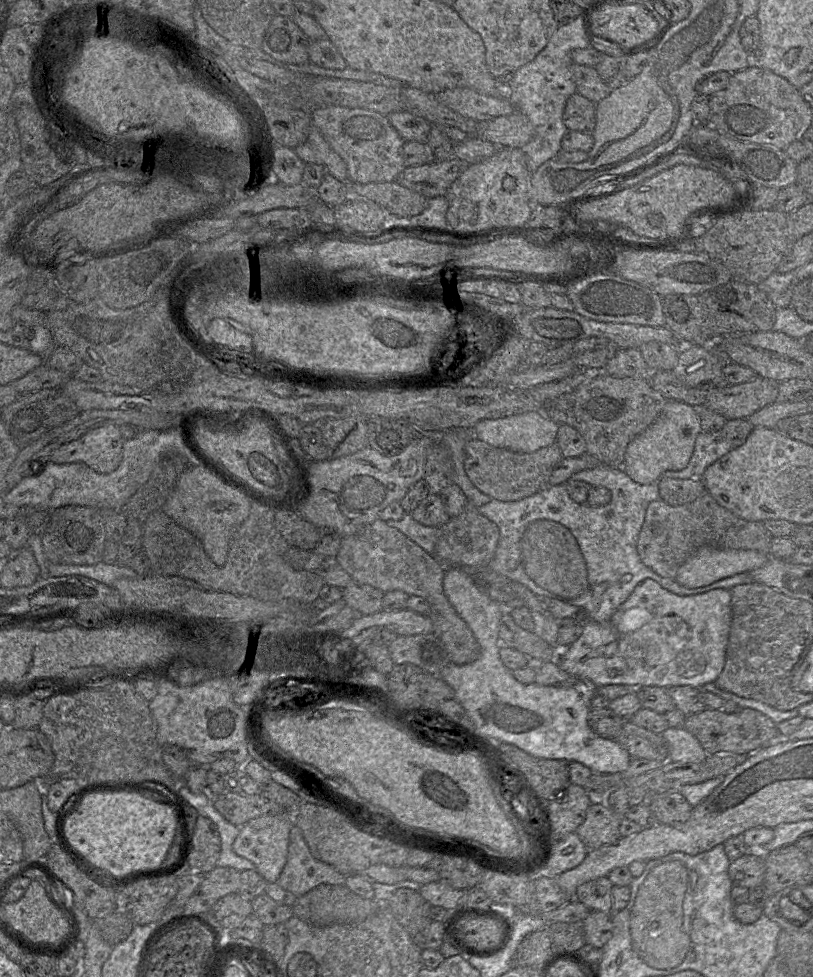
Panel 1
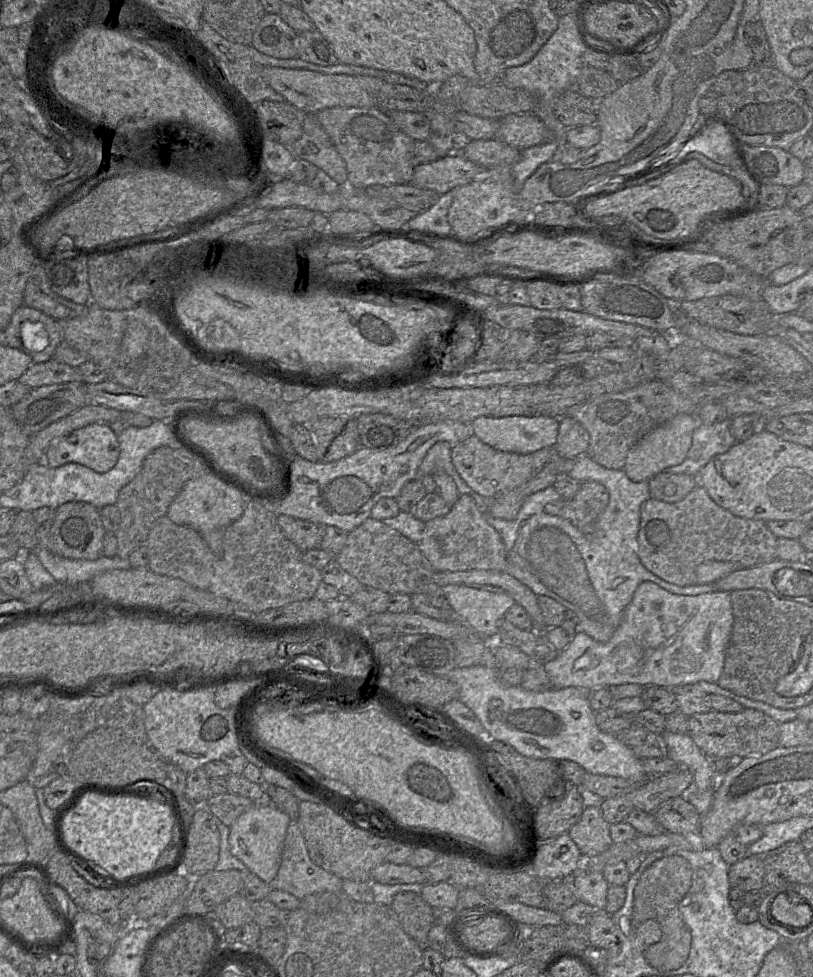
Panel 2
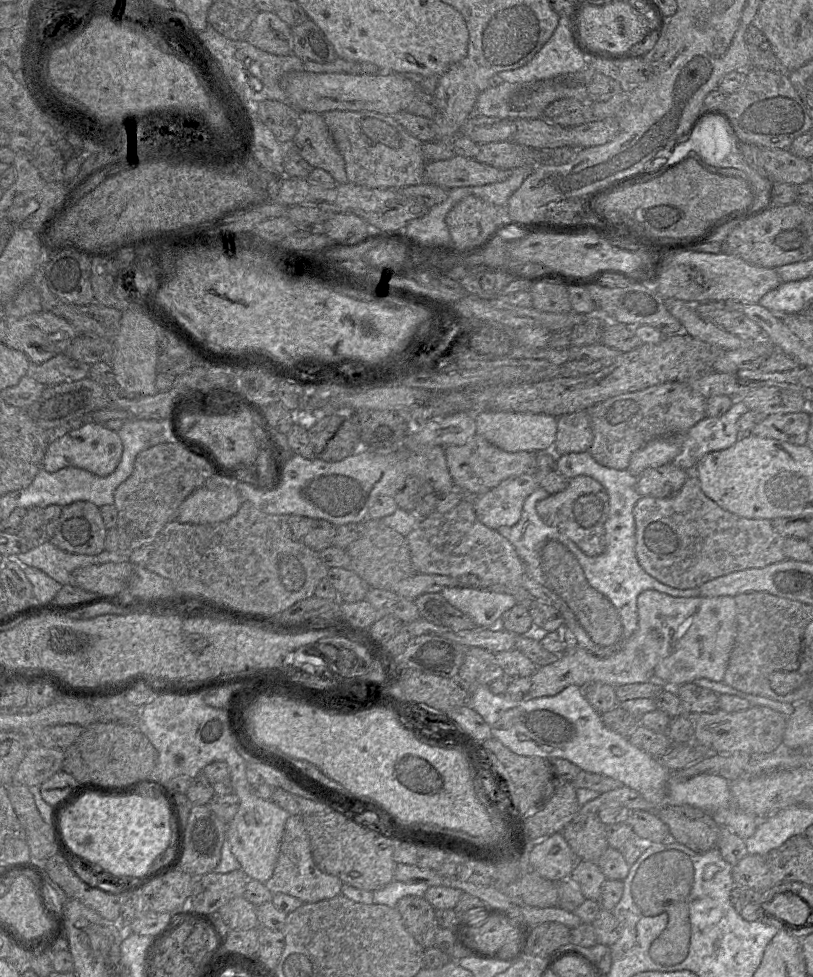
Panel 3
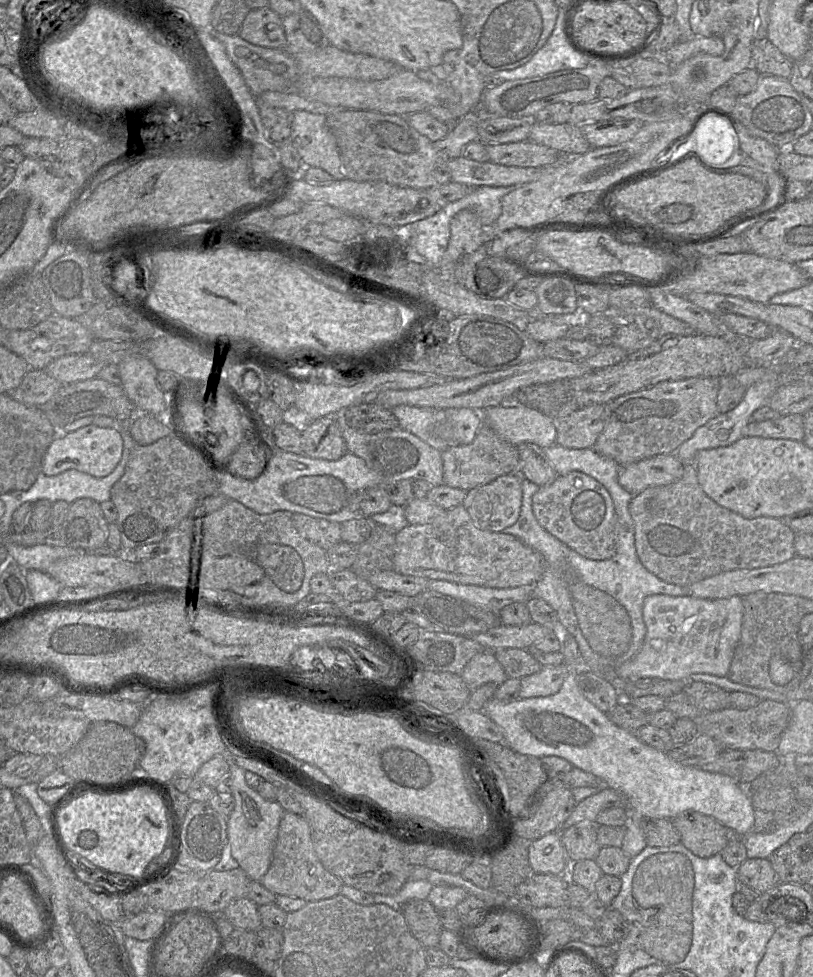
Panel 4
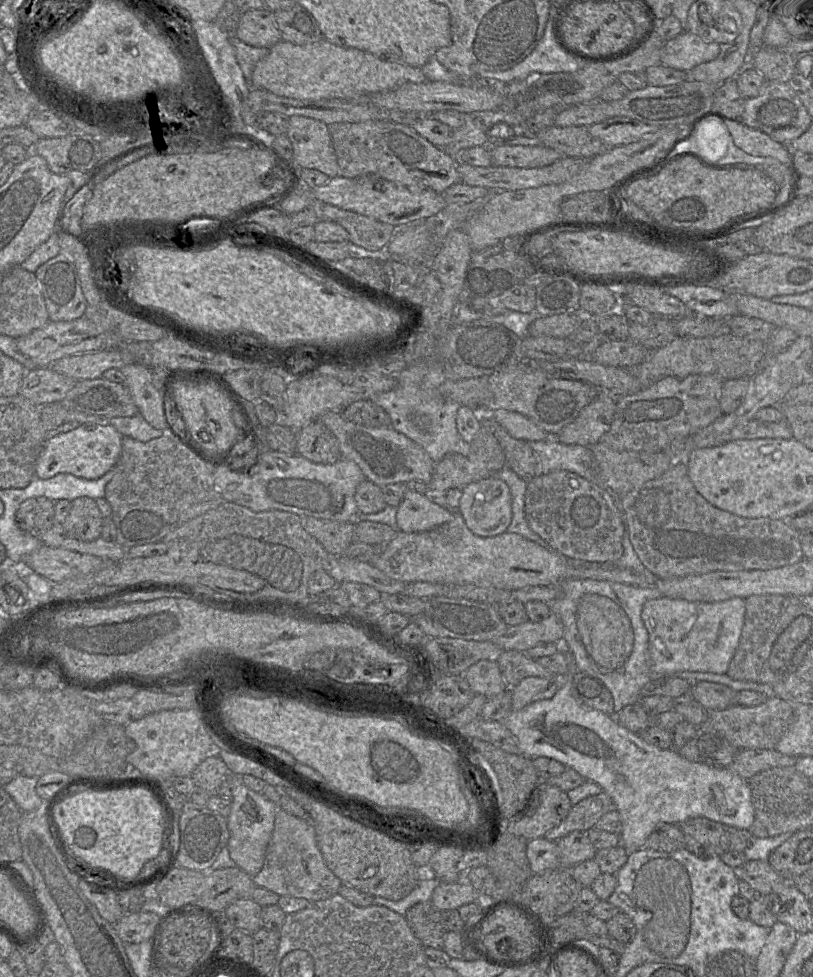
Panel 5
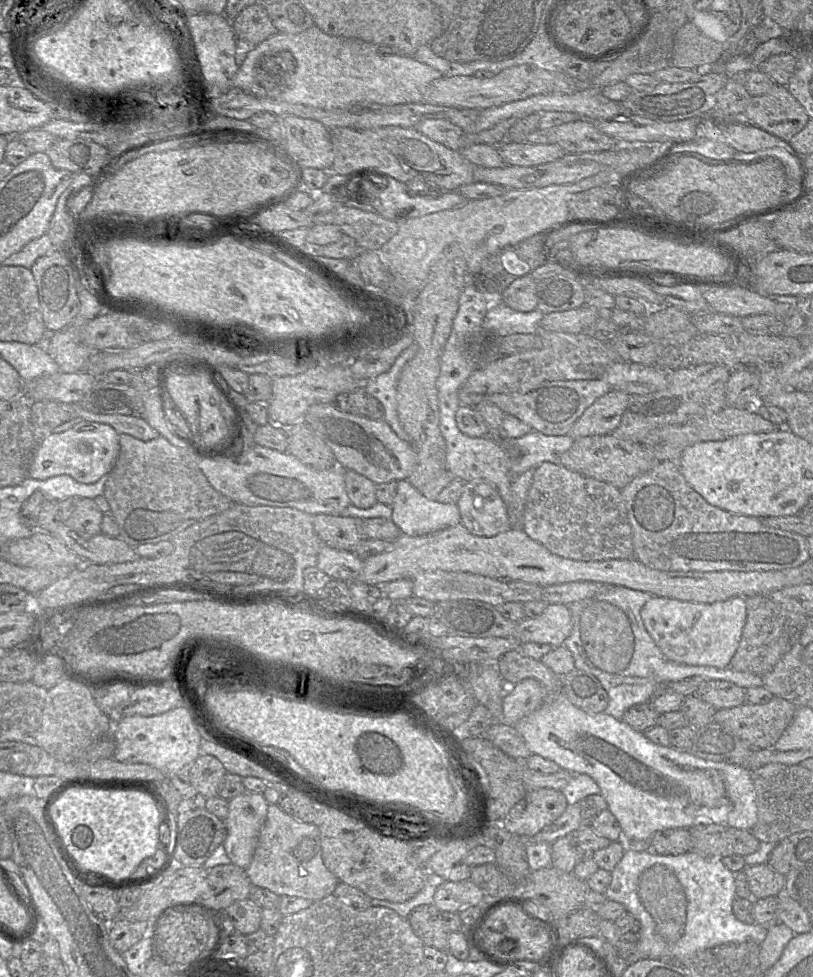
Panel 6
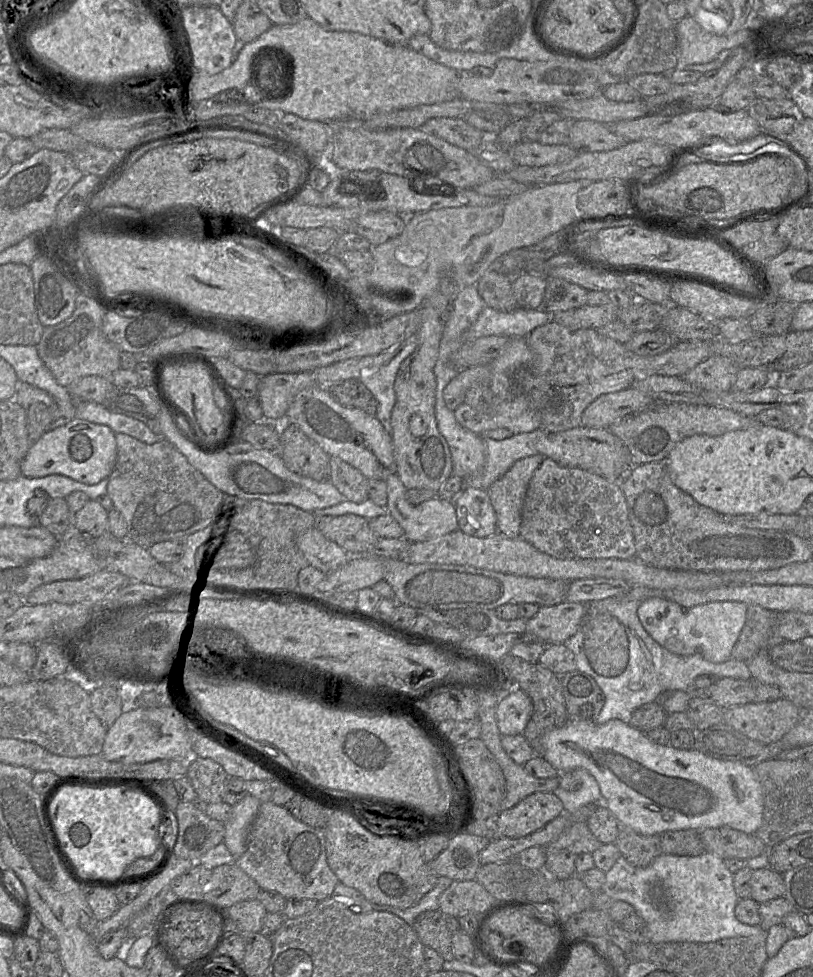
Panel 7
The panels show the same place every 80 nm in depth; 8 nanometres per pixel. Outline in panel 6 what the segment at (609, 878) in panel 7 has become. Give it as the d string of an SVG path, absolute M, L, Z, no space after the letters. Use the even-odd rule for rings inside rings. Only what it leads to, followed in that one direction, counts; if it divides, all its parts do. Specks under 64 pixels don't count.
M626 849L620 862L611 872L612 880L605 892L607 900L612 900L623 904L627 912L632 914L641 924L641 936L637 942L641 959L668 959L668 958L683 958L685 955L690 955L695 951L711 948L728 942L745 942L753 941L761 944L766 935L767 929L754 924L745 924L739 921L733 914L733 901L736 898L735 894L735 874L727 869L722 860L718 857L703 857L694 851L689 851L681 855L659 855L651 850L635 850Z

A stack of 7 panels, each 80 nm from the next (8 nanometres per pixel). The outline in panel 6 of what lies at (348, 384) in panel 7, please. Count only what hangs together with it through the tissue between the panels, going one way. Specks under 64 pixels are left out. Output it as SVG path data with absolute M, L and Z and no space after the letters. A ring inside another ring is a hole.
M365 389L339 394L333 405L340 411L353 415L364 416L372 420L383 420L383 405Z

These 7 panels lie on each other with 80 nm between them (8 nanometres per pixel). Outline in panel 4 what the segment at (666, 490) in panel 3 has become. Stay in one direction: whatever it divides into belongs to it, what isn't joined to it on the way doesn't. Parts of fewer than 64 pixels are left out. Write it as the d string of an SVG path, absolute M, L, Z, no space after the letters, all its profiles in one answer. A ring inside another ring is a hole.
M660 454L618 467L618 482L631 495L649 487L666 486L680 480L684 465L675 454Z

